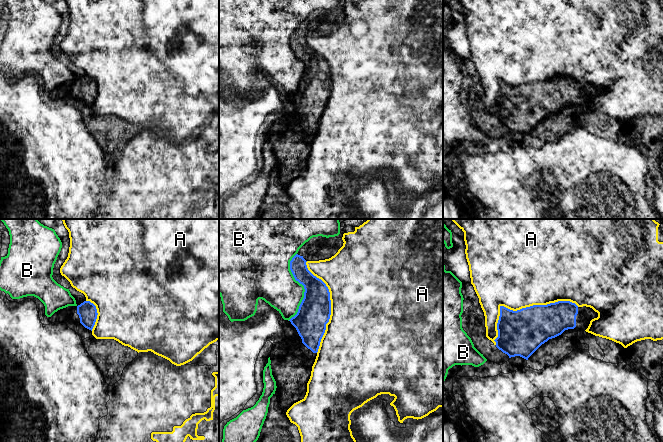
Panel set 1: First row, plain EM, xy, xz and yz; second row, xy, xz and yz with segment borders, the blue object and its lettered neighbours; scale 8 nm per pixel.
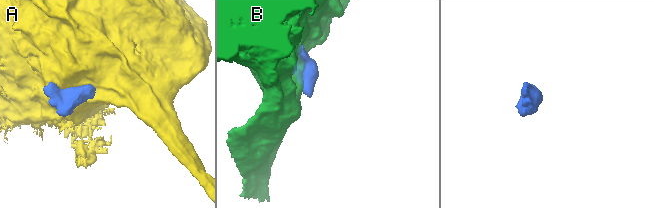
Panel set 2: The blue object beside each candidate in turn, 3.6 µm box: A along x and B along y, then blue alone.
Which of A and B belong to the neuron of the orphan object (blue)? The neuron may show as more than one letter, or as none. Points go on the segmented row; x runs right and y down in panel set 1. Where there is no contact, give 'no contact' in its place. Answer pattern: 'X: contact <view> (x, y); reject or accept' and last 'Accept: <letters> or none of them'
A: contact yz (522, 308); reject
B: contact xz (304, 287); reject
Accept: none of them

